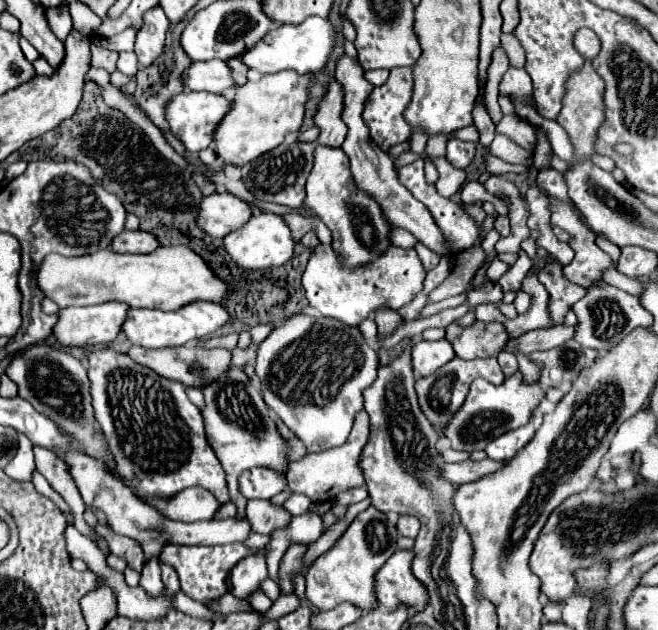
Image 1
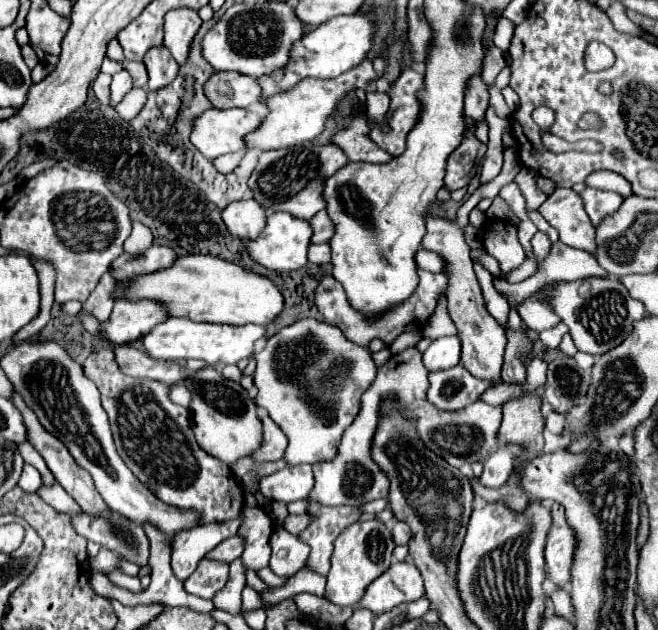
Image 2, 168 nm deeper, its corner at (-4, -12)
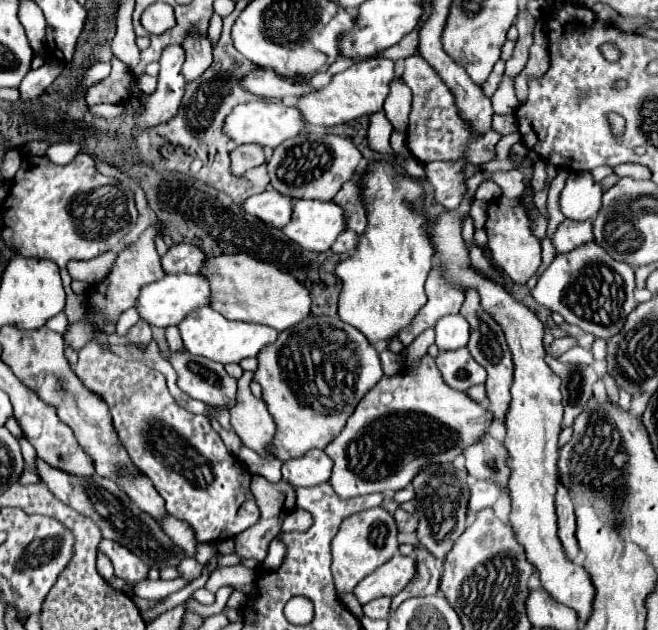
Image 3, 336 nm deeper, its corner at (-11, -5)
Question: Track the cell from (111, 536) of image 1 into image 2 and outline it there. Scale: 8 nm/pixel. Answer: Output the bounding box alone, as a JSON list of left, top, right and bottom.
[72,510,150,568]

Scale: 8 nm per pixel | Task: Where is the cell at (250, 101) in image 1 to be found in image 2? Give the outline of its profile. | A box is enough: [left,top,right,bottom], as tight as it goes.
[246,58,378,152]

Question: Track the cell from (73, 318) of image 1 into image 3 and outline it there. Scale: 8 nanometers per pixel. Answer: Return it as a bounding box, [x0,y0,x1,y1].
[135,273,211,327]

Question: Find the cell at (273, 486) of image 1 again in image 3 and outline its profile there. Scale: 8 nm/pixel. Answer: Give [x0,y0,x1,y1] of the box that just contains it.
[283,449,333,487]

